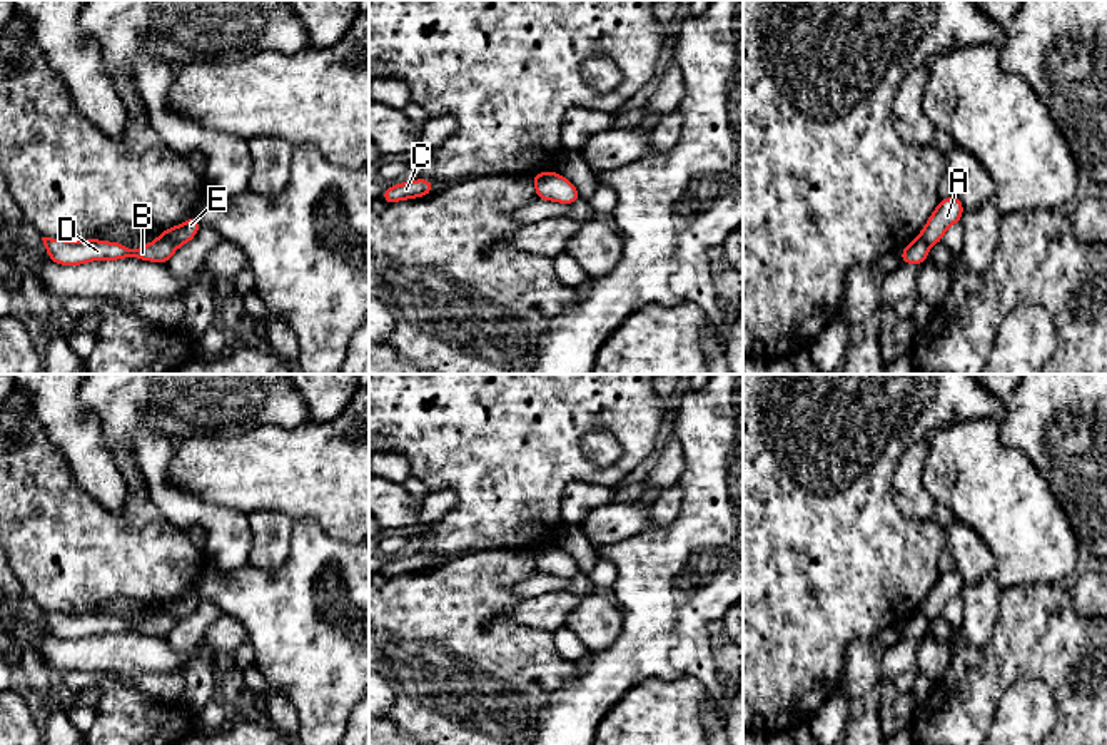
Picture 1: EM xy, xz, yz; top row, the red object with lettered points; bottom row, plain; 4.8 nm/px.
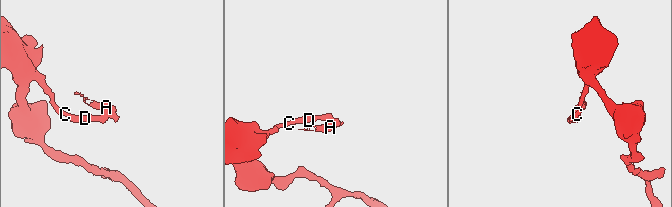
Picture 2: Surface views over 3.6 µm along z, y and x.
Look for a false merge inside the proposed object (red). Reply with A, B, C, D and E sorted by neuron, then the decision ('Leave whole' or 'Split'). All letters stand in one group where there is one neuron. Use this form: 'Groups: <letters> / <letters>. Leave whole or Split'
Groups: A E / B C D. Split

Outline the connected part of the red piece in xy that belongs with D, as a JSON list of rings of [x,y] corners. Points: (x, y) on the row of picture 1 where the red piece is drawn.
[[[162,236],[135,251],[127,249],[120,242],[107,242],[99,239],[62,241],[42,237],[42,241],[50,261],[62,266],[82,266],[90,261],[117,261],[125,257],[167,264],[172,254],[179,249],[172,239]]]

